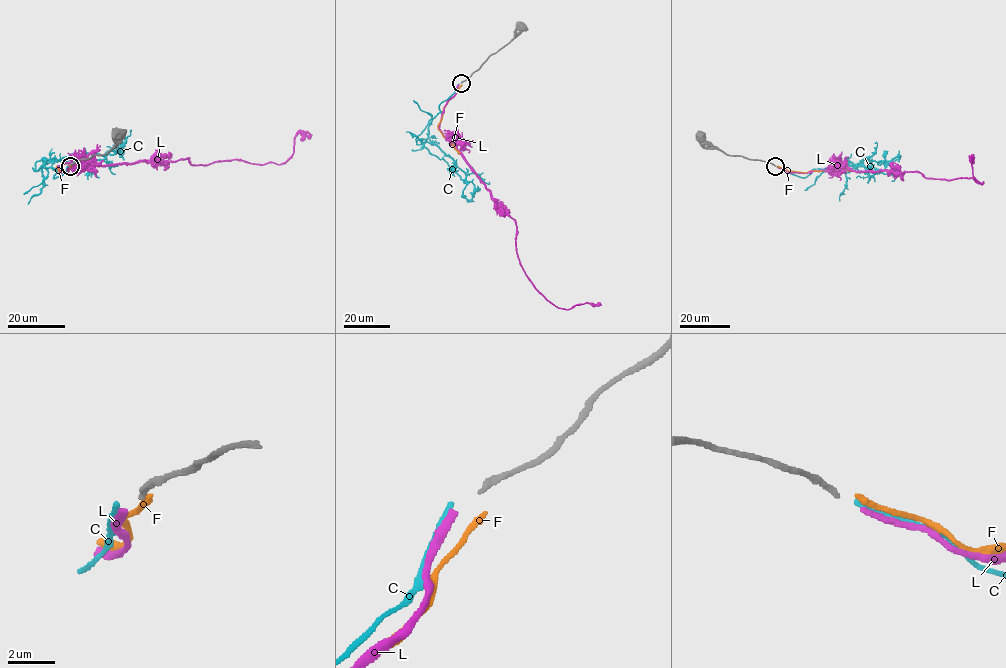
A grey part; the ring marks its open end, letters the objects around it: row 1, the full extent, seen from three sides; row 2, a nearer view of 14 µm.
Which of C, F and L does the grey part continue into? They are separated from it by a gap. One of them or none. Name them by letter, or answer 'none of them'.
L

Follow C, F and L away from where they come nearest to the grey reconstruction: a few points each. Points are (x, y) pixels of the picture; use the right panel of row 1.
C: (776, 166), (806, 177), (813, 169), (830, 167), (848, 172), (863, 159), (878, 165), (898, 157), (894, 161)
F: (777, 166), (805, 173), (837, 167), (850, 171)
L: (778, 167), (804, 173), (845, 165), (854, 171), (919, 171), (926, 178), (974, 177), (982, 184), (969, 159)

